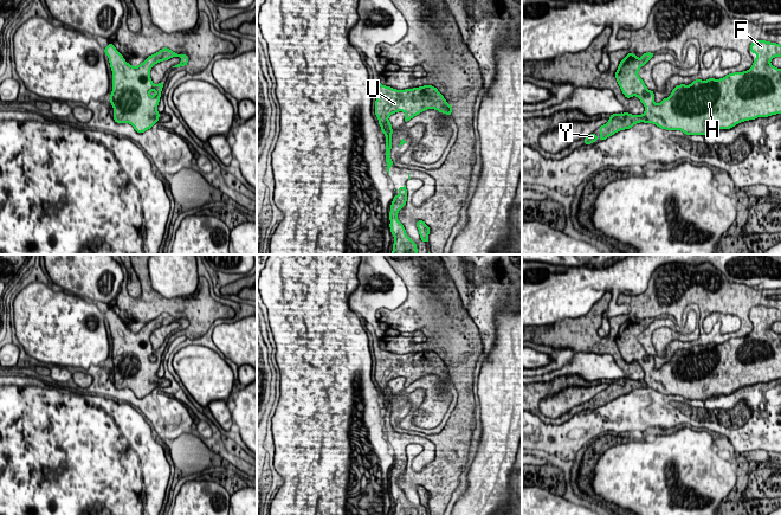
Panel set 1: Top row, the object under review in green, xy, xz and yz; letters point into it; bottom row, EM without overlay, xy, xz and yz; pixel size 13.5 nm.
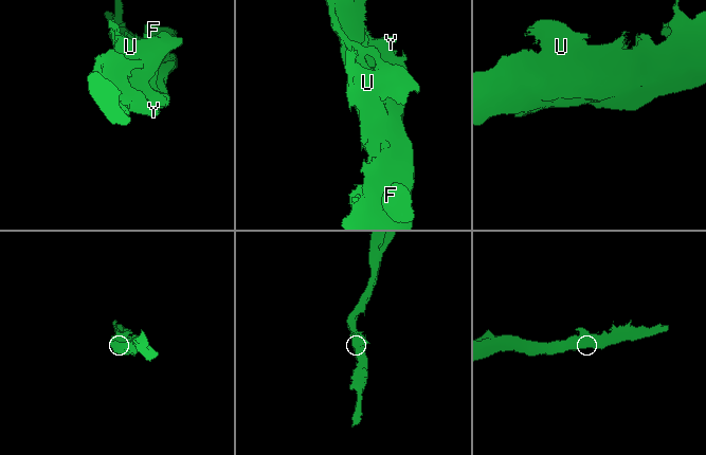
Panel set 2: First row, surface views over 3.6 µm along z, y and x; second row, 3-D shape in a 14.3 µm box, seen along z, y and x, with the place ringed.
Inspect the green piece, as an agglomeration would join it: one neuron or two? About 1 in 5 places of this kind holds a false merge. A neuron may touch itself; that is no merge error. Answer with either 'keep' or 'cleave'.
keep

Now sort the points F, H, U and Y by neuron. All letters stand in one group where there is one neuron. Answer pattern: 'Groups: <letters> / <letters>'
Groups: F H U Y

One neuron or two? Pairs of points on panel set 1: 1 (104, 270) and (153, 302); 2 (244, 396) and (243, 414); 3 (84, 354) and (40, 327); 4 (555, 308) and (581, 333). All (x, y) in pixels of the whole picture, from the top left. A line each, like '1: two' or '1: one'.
1: two
2: one
3: one
4: two

